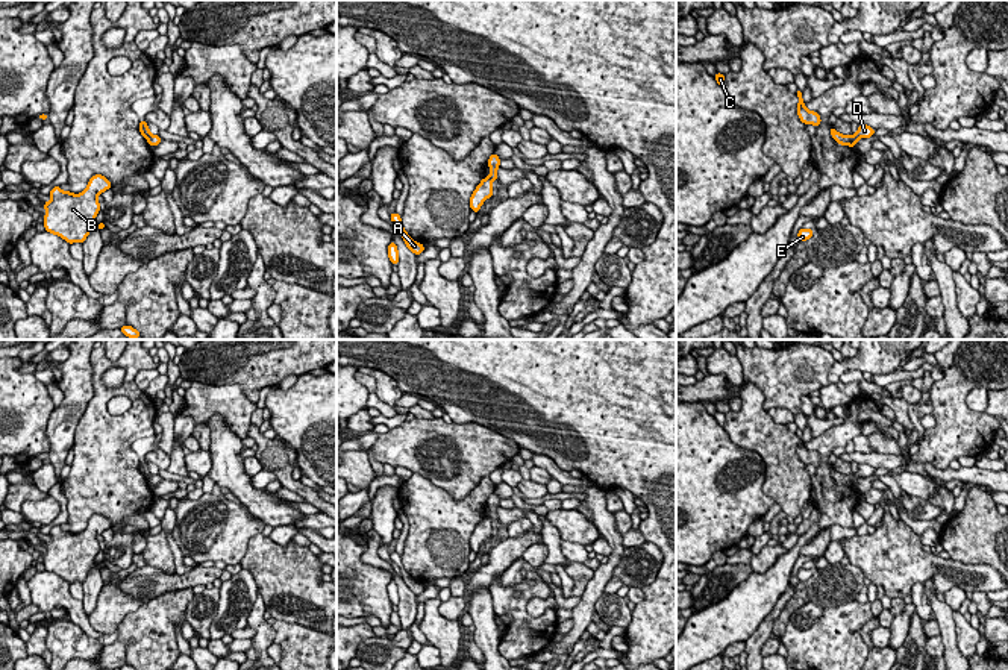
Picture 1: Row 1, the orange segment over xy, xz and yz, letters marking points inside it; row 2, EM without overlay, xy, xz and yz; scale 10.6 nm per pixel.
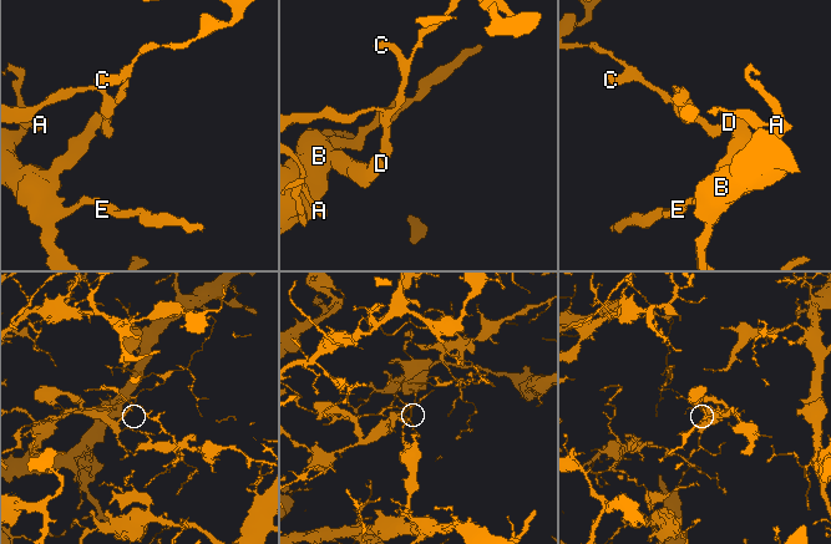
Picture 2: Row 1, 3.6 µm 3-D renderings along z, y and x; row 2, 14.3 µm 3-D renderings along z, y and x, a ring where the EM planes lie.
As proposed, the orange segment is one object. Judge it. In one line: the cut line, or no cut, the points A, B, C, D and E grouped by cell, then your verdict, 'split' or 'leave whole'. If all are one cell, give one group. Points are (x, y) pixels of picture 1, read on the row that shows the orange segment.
cut in yz along (854, 135), (857, 140); A C / B D E; split

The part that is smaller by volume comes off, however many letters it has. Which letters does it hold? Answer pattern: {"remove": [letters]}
{"remove": ["A", "C"]}

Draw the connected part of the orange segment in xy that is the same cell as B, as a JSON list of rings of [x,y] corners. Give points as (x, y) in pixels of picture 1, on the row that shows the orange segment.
[[[95,174],[88,180],[88,186],[80,194],[62,191],[53,186],[50,202],[44,202],[44,227],[45,232],[64,238],[68,244],[80,243],[89,235],[94,218],[100,212],[97,197],[112,188],[112,183],[102,174]]]

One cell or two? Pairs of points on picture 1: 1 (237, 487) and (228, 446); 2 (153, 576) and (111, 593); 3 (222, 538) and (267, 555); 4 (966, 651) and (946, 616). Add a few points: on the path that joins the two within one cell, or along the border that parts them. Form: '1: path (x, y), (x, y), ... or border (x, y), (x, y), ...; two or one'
1: path (232, 476), (228, 472), (228, 457); one
2: border (122, 578), (118, 587), (141, 602); two
3: border (259, 532), (250, 538), (247, 551), (238, 563); two
4: border (952, 611), (957, 648), (961, 654); two

